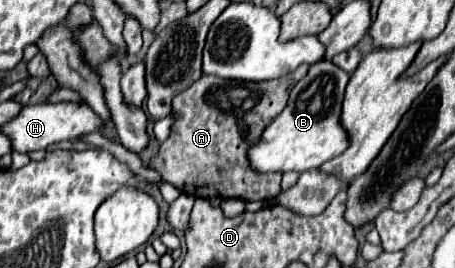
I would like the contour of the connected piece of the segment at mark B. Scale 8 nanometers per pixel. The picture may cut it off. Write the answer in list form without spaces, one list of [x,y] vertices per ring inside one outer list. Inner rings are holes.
[[[319,61],[319,65],[311,65],[305,79],[295,83],[291,89],[287,107],[263,131],[259,145],[251,147],[251,167],[261,173],[303,173],[307,169],[321,167],[325,161],[343,153],[349,147],[349,135],[341,125],[341,103],[347,81],[349,75],[331,61]]]

